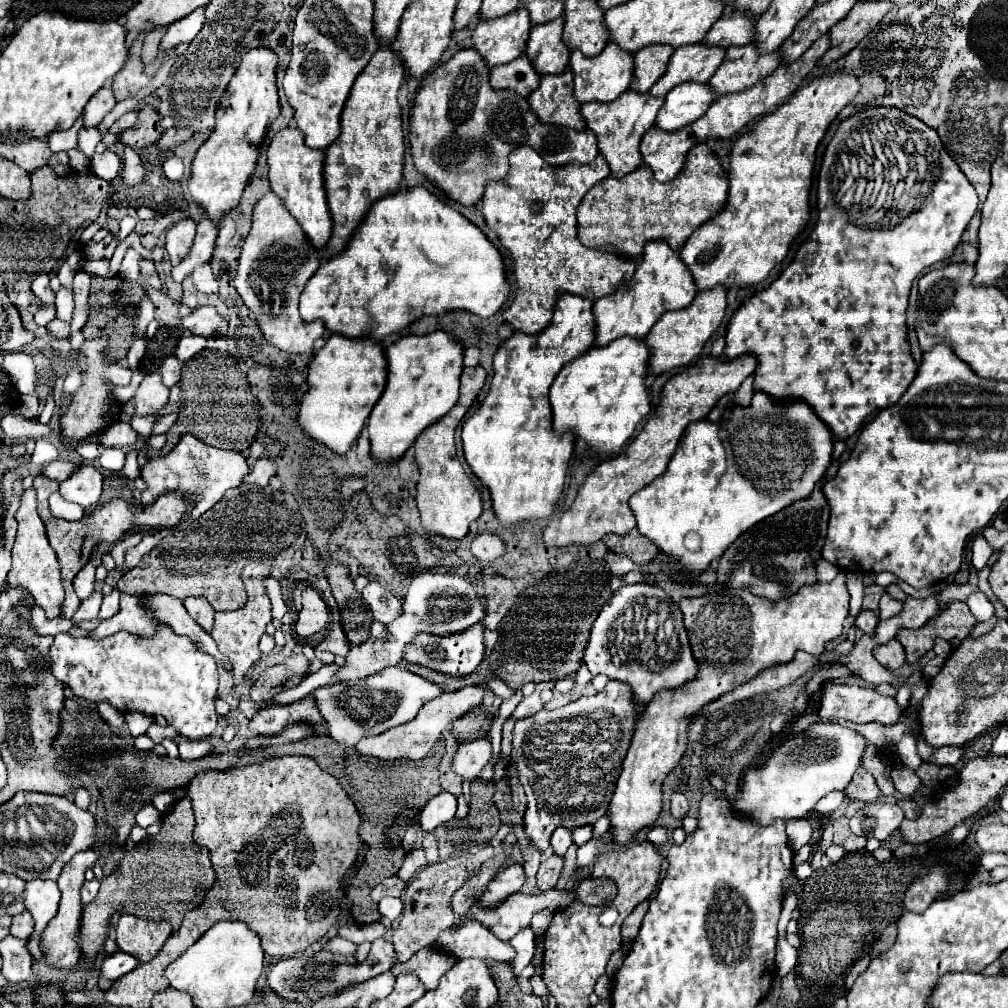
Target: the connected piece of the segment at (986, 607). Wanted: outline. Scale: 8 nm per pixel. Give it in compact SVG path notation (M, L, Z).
M981 591L971 593L965 603L971 609L971 613L977 617L977 621L989 621L993 617L993 605Z

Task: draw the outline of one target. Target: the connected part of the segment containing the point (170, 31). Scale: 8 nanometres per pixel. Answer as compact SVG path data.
M205 7L195 9L193 13L189 13L187 17L171 23L163 35L161 41L161 51L171 51L175 49L179 43L189 43L195 39L195 35L203 29L207 17L205 17Z

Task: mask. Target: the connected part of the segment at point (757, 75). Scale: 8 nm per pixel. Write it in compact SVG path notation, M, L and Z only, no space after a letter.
M755 43L743 47L731 47L727 49L725 61L711 77L709 85L715 89L717 97L727 93L737 93L765 79L779 65L781 63L779 57L775 57L775 53L759 57L759 53L755 53Z

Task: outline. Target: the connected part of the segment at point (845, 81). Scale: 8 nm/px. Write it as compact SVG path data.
M827 69L823 75L811 79L805 87L801 87L795 95L789 97L779 109L765 115L757 127L749 133L743 133L733 149L731 149L731 163L729 163L729 199L721 213L711 217L707 225L695 229L689 237L685 247L681 249L681 259L693 273L695 285L699 291L713 289L723 285L731 287L747 287L757 285L763 281L769 271L781 263L793 239L807 227L809 223L809 193L813 183L813 169L815 169L815 151L821 139L825 137L831 121L841 113L841 109L859 93L861 85L859 79L845 69Z

